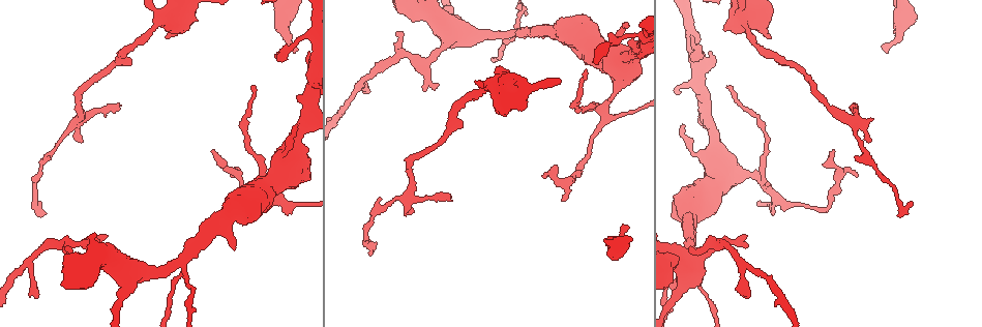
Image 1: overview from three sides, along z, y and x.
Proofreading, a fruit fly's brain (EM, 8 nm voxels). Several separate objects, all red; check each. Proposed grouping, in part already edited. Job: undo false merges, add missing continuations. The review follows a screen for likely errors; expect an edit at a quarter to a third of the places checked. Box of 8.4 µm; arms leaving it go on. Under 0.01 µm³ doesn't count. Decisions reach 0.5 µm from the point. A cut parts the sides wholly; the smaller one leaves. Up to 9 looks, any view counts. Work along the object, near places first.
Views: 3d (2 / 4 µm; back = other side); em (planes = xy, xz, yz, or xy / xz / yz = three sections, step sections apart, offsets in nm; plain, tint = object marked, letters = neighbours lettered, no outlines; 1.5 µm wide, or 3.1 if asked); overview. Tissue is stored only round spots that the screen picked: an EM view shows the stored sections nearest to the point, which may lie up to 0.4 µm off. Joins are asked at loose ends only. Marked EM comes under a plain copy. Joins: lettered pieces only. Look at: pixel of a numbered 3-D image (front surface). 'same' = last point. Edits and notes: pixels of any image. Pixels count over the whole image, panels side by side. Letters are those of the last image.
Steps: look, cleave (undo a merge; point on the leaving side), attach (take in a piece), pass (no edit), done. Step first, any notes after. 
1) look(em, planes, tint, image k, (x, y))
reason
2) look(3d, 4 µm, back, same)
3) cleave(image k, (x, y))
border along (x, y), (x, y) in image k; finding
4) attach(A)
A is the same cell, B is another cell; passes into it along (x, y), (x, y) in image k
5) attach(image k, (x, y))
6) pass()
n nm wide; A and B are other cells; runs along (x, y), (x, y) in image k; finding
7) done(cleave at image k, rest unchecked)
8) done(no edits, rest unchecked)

look(em, planes, letters, image 1, (564, 200))

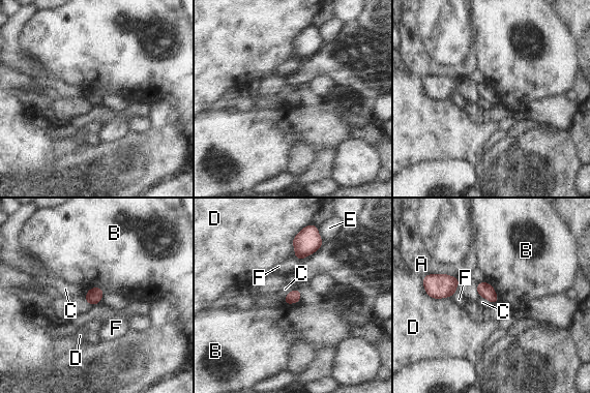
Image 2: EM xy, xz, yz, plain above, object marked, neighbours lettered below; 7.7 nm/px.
pass()
A, B, C, D, E and F are other cells; border along (484, 281), (493, 288), (498, 300) in image 2; none of them fits

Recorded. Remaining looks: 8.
look(3d, 2 µm, image 1, (298, 204))
sudden change in width

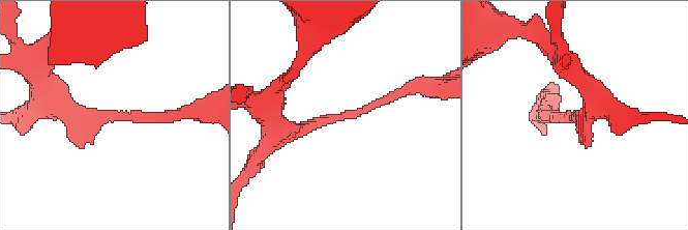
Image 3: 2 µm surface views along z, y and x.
look(em, xz, step 4, letters, image 3, (112, 120))
shape alone is not enough

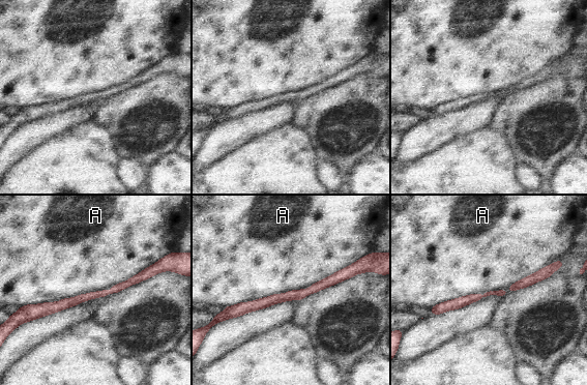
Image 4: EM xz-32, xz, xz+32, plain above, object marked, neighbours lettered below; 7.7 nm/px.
pass()
A is another cell; border along (153, 263), (109, 290), (20, 306) in image 4; continuous, no second neuron

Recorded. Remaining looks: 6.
look(em, planes, letters, image 1, (395, 32))
tapers out

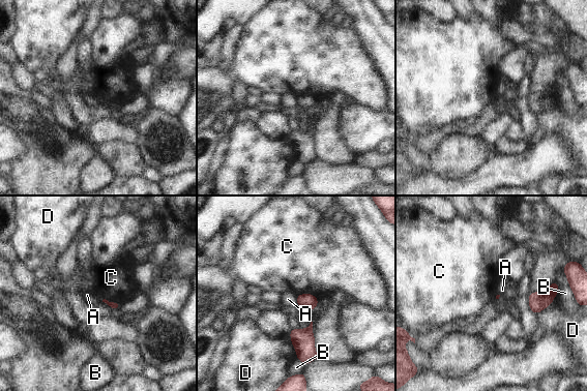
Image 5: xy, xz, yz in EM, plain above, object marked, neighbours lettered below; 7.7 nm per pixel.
pass()
A, B, C and D are other cells; border along (296, 295), (312, 294), (318, 300) in image 5; none of them fits

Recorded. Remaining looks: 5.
look(em, planes, tint, image 1, (628, 226))
free end

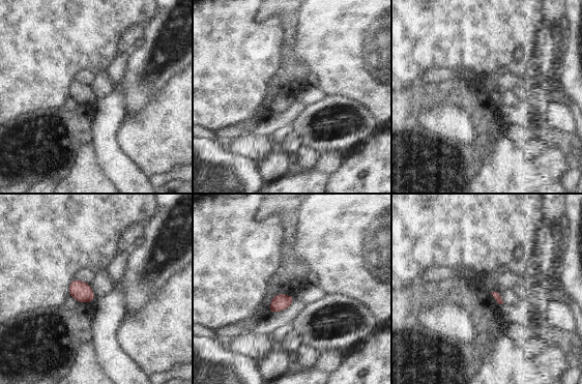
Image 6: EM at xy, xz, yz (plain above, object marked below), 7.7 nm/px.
look(em, planes, letters, same)
what lies round it

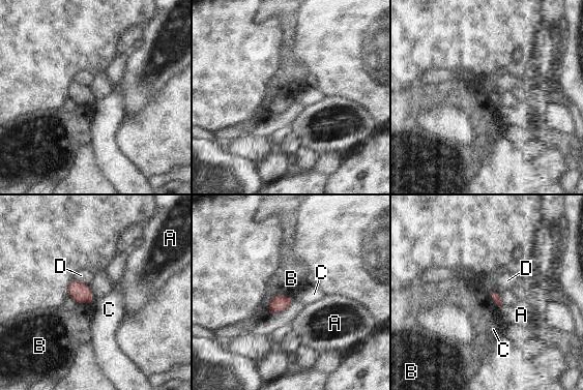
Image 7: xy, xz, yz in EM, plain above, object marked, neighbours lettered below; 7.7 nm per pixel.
pass()
A, B, C and D are other cells; border along (292, 298), (275, 295), (266, 312) in image 7; no lettered piece goes on from it

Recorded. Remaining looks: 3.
done(no edits, rest unchecked)

